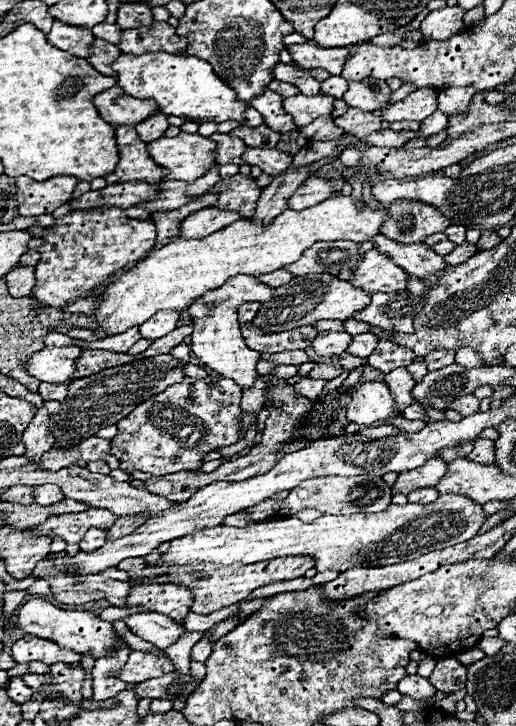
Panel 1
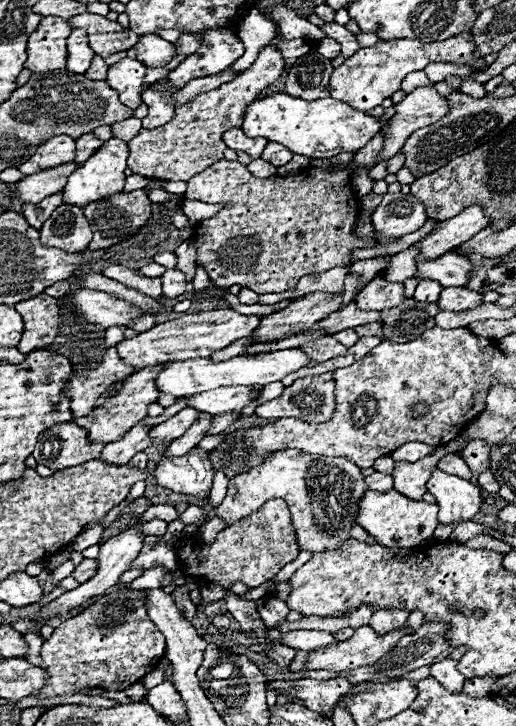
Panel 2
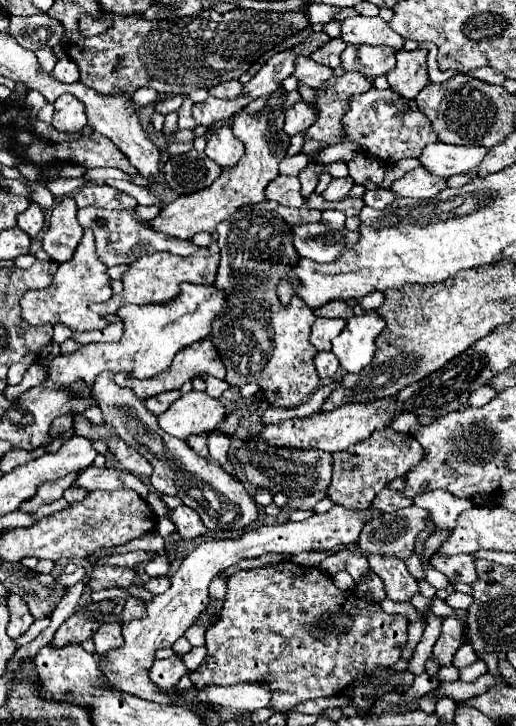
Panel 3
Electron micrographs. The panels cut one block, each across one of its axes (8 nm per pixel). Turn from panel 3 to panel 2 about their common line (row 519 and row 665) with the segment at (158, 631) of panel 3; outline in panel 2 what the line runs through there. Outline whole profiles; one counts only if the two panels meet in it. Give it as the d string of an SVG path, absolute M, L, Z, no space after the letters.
M404 624L400 630L392 630L386 636L378 636L370 626L360 626L352 638L332 646L324 648L318 652L310 654L308 660L308 670L332 670L332 672L344 672L344 670L354 670L362 666L372 666L396 642L406 634L408 624Z

